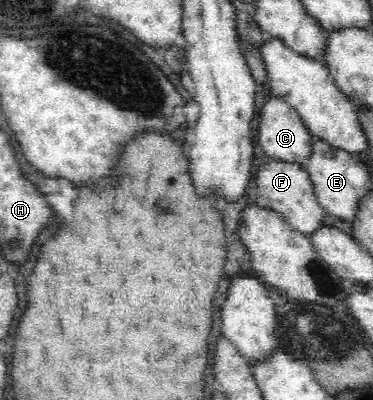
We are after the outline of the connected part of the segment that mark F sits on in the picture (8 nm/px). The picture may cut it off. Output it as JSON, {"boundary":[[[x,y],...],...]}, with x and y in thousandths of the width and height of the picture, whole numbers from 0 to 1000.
{"boundary":[[[718,395],[716,405],[694,410],[684,430],[684,460],[705,513],[751,533],[780,570],[828,590],[853,565],[866,563],[871,530],[845,498],[834,450],[807,408]]]}

